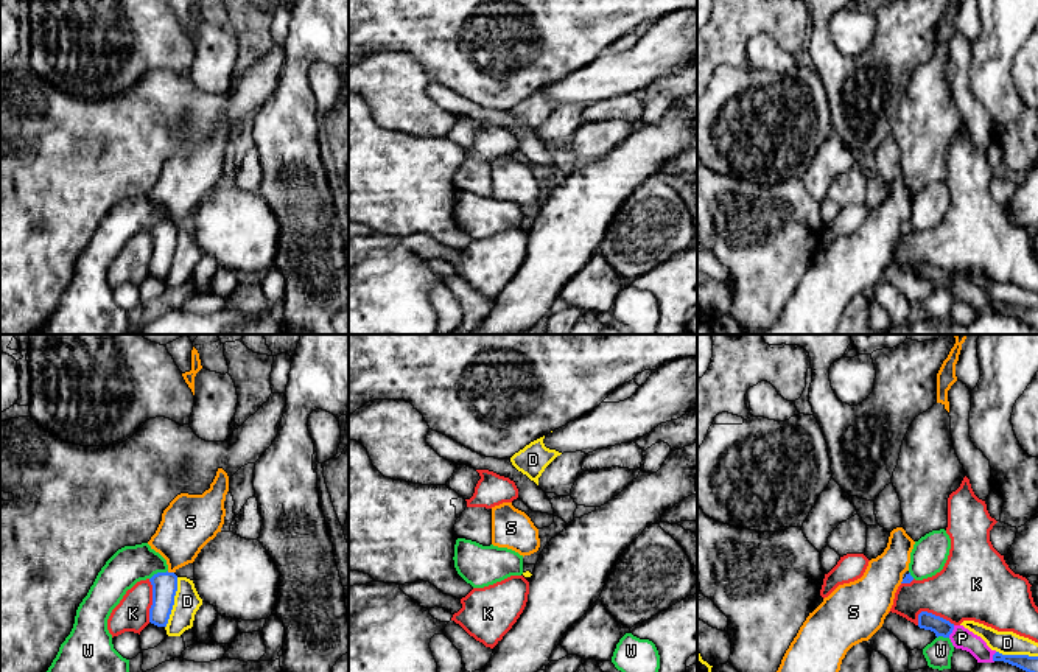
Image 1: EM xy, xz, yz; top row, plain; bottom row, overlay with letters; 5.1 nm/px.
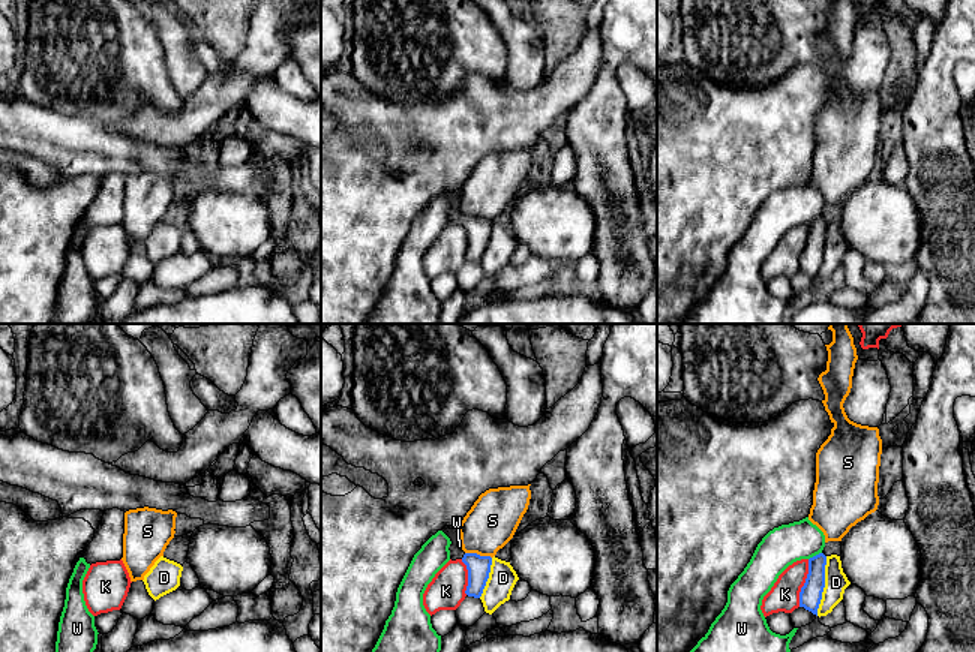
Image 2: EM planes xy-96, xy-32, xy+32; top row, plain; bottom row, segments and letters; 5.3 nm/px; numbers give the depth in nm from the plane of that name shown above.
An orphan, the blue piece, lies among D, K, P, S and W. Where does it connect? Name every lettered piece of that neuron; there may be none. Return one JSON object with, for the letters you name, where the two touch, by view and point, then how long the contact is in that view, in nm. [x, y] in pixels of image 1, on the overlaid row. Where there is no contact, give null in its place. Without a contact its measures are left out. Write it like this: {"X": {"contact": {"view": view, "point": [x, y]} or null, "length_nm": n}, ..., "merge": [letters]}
{"merge": []}

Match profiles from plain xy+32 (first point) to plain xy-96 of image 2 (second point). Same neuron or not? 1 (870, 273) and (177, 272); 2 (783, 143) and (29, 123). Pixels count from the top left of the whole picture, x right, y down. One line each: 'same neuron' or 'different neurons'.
1: same neuron
2: different neurons

